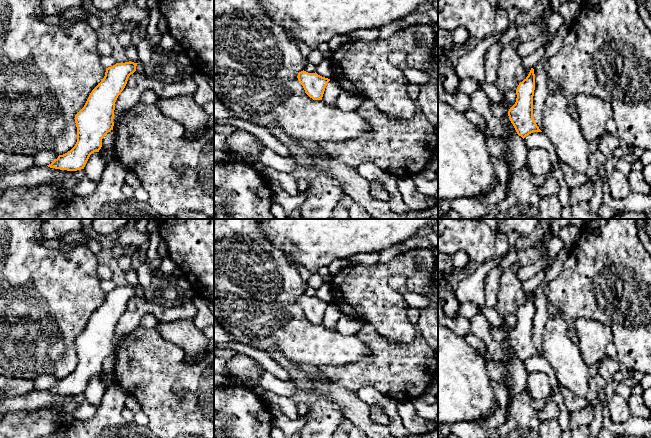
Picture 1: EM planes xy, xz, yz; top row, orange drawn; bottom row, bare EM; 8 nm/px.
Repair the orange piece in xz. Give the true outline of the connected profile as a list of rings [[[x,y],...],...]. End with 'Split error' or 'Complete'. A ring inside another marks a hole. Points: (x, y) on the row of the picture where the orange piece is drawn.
[[[301,71],[297,76],[303,86],[305,93],[313,100],[322,100],[325,88],[330,79],[322,77],[315,73]]]. Complete

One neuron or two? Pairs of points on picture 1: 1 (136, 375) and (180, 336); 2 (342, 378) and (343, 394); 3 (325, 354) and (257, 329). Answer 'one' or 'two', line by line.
1: two
2: two
3: one

